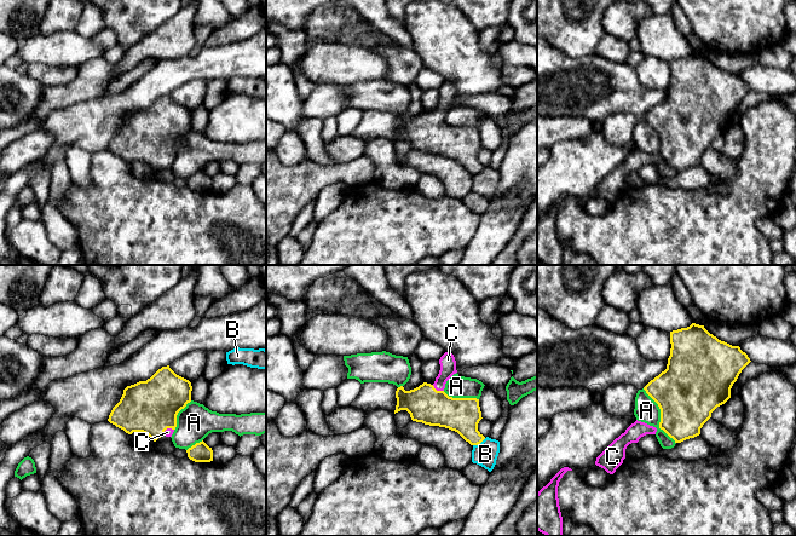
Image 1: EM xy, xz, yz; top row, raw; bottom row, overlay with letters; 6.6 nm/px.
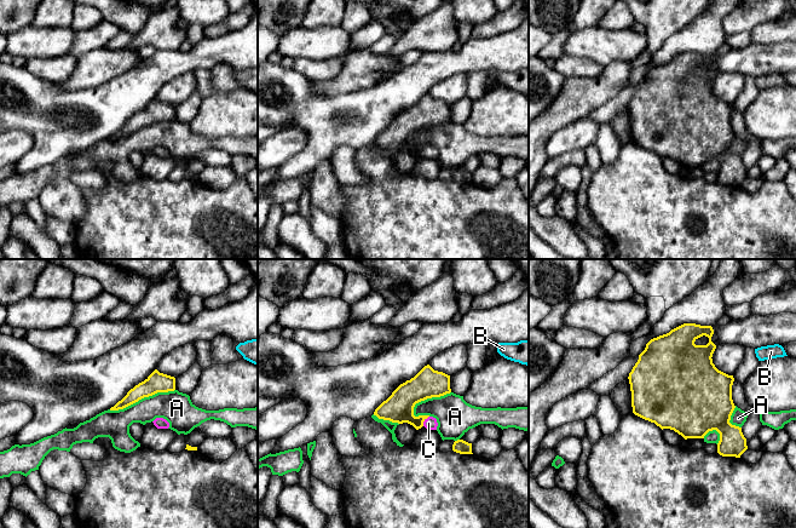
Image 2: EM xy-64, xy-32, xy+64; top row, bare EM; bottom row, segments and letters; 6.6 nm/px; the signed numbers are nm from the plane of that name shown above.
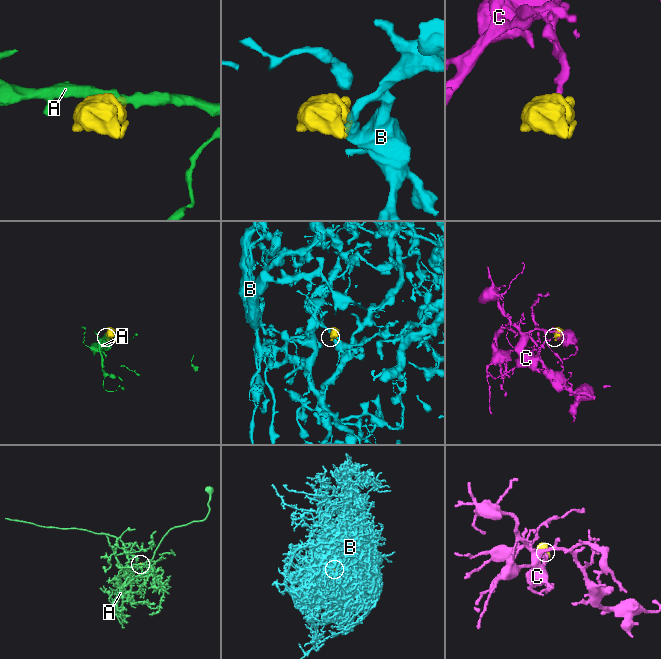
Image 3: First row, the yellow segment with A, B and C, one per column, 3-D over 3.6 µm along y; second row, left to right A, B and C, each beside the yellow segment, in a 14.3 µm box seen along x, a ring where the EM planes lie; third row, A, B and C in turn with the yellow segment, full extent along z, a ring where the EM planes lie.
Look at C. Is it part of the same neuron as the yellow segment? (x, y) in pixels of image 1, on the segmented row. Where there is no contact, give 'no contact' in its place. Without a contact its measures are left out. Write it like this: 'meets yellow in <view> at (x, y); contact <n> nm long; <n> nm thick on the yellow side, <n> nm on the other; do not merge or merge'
meets yellow in xz at (438, 391); contact 90 nm long; 240 nm thick on the yellow side, 110 nm on the other; merge

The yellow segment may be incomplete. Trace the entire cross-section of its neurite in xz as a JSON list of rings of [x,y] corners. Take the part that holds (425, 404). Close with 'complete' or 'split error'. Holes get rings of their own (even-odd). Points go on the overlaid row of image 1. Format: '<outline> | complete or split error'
[[[445,352],[439,364],[440,370],[433,385],[423,382],[410,391],[403,386],[397,388],[394,414],[406,410],[413,421],[449,428],[471,445],[478,445],[485,439],[478,431],[478,423],[483,419],[479,399],[449,397],[444,388],[446,381],[457,373],[454,355]]] | split error

